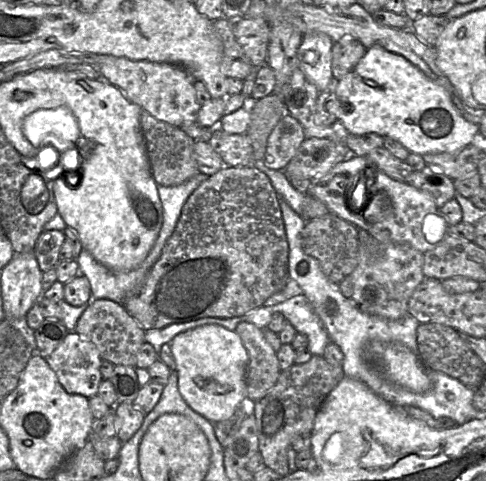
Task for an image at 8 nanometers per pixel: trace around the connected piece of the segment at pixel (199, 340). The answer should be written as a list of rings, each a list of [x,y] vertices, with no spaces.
[[[217,324],[199,326],[176,335],[171,343],[175,359],[175,370],[178,373],[178,389],[186,403],[197,413],[212,423],[229,419],[235,411],[246,404],[246,373],[249,362],[248,353],[240,336]]]

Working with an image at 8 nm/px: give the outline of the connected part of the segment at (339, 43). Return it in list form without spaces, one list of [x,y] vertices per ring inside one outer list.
[[[343,36],[333,43],[331,69],[335,79],[350,72],[365,55],[367,48],[351,36]]]

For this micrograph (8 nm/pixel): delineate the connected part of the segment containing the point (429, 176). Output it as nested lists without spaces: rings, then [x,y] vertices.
[[[427,164],[423,169],[414,171],[408,184],[428,193],[438,209],[448,200],[454,198],[455,187],[453,180],[441,173],[441,169],[435,164]]]

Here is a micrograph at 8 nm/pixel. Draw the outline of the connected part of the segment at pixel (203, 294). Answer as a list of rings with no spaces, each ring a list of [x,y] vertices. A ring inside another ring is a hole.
[[[226,166],[209,176],[209,178],[189,196],[182,208],[181,215],[173,233],[166,241],[159,259],[151,268],[142,288],[138,293],[129,297],[123,305],[144,331],[162,329],[174,323],[188,322],[205,317],[233,318],[242,316],[253,309],[265,305],[264,303],[269,297],[284,289],[289,279],[289,246],[285,224],[282,218],[279,197],[269,177],[254,167]]]

